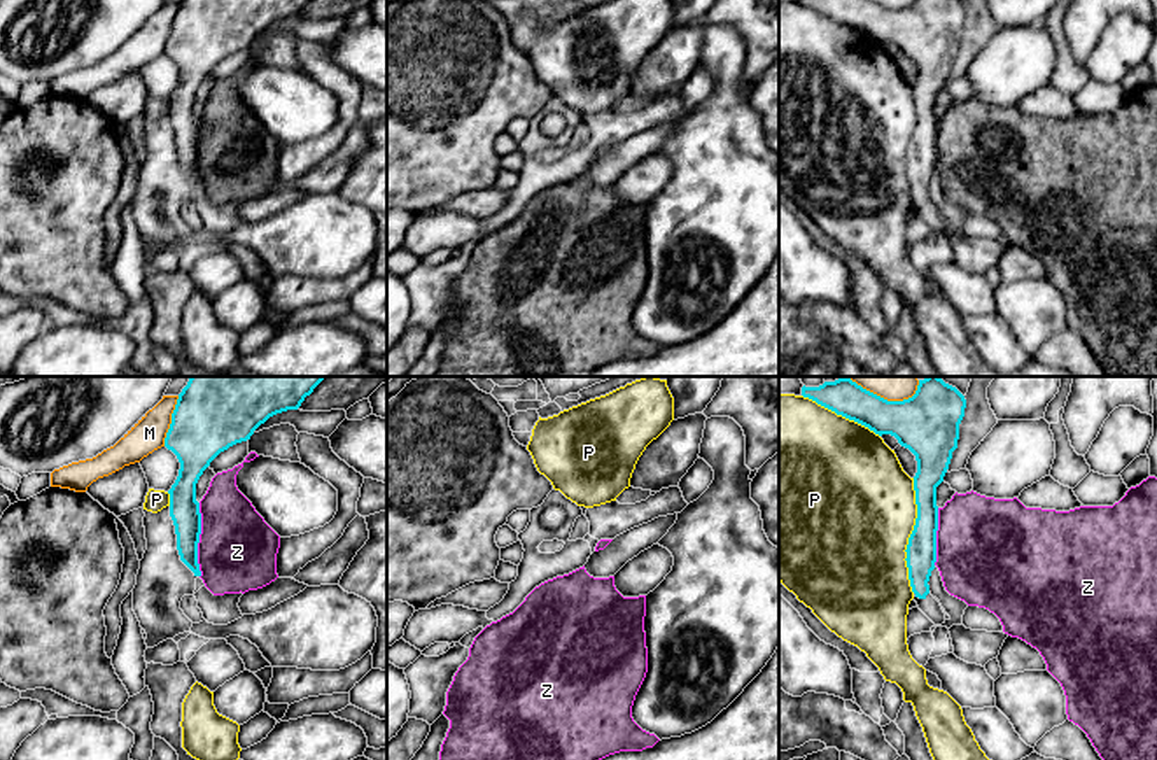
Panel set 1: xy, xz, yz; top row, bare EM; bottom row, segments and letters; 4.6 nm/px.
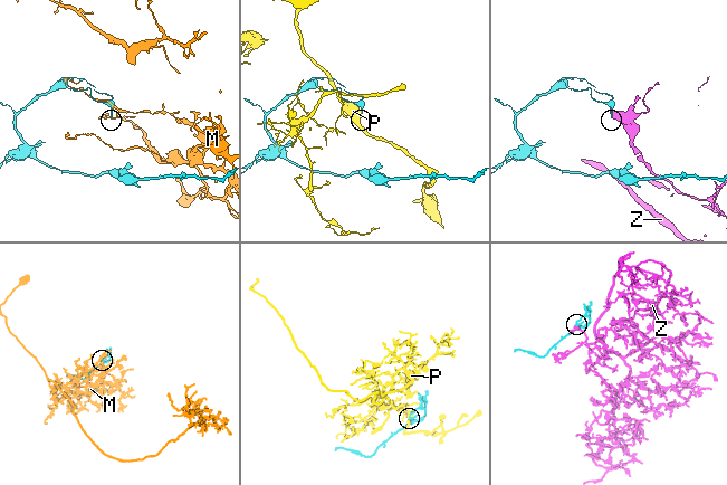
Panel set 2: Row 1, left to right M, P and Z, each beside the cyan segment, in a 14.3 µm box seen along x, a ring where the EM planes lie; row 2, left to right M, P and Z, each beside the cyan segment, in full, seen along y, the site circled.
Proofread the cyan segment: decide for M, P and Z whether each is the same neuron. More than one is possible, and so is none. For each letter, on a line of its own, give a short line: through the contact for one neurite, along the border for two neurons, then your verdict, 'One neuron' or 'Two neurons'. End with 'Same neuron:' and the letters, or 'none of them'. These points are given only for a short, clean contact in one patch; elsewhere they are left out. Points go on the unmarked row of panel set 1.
M: Two neurons
P: Two neurons
Z: Two neurons
Same neuron: none of them

